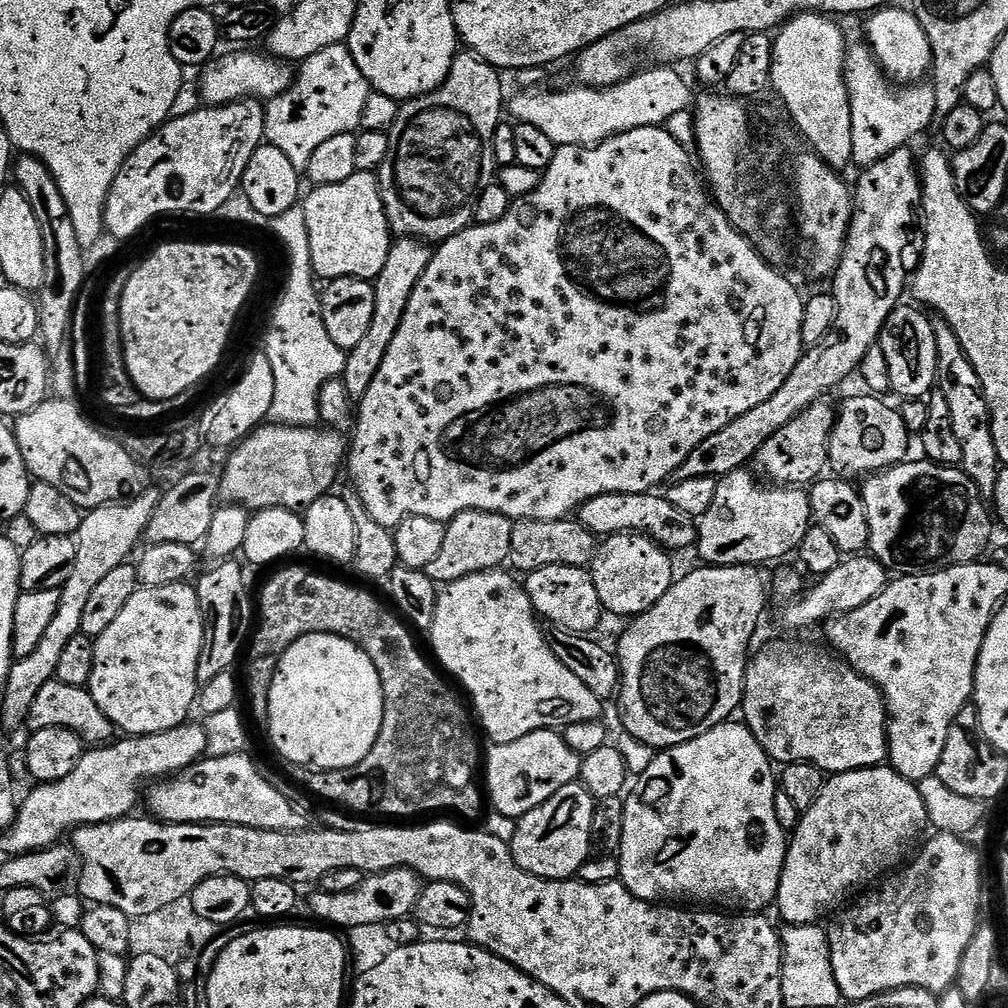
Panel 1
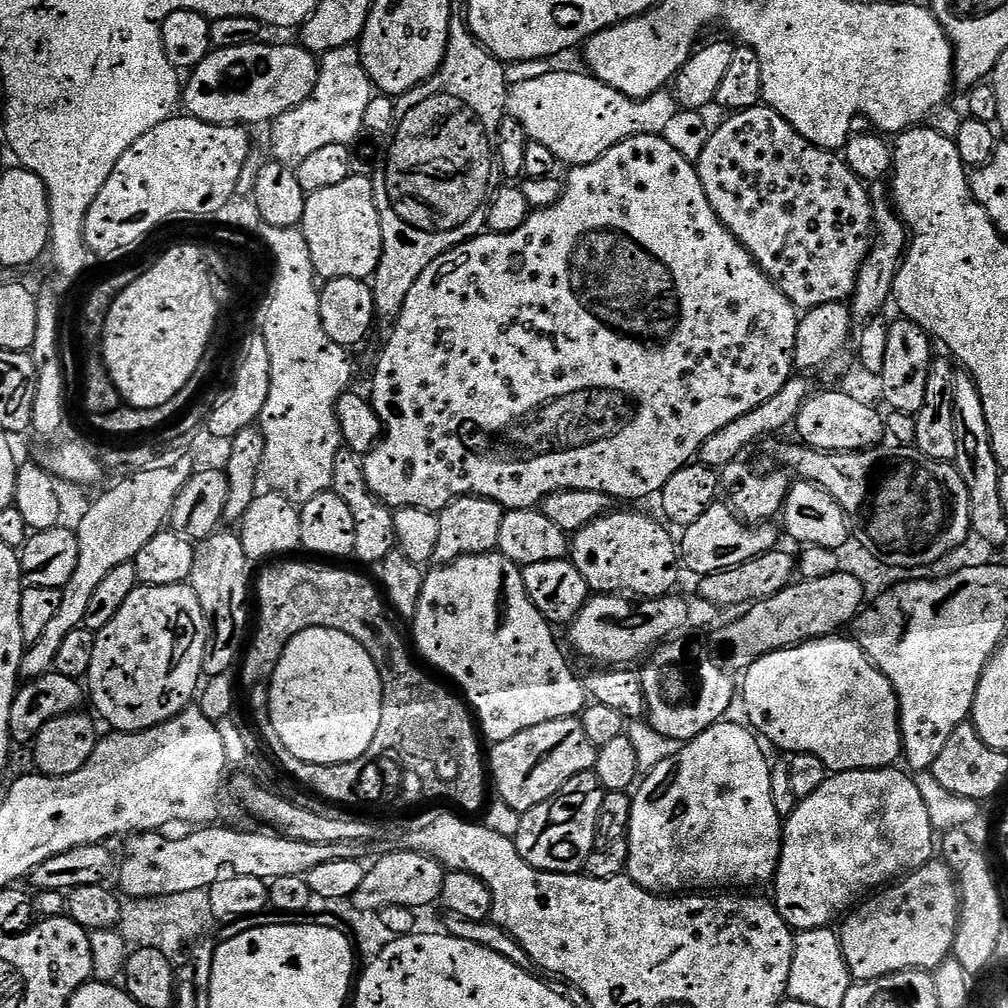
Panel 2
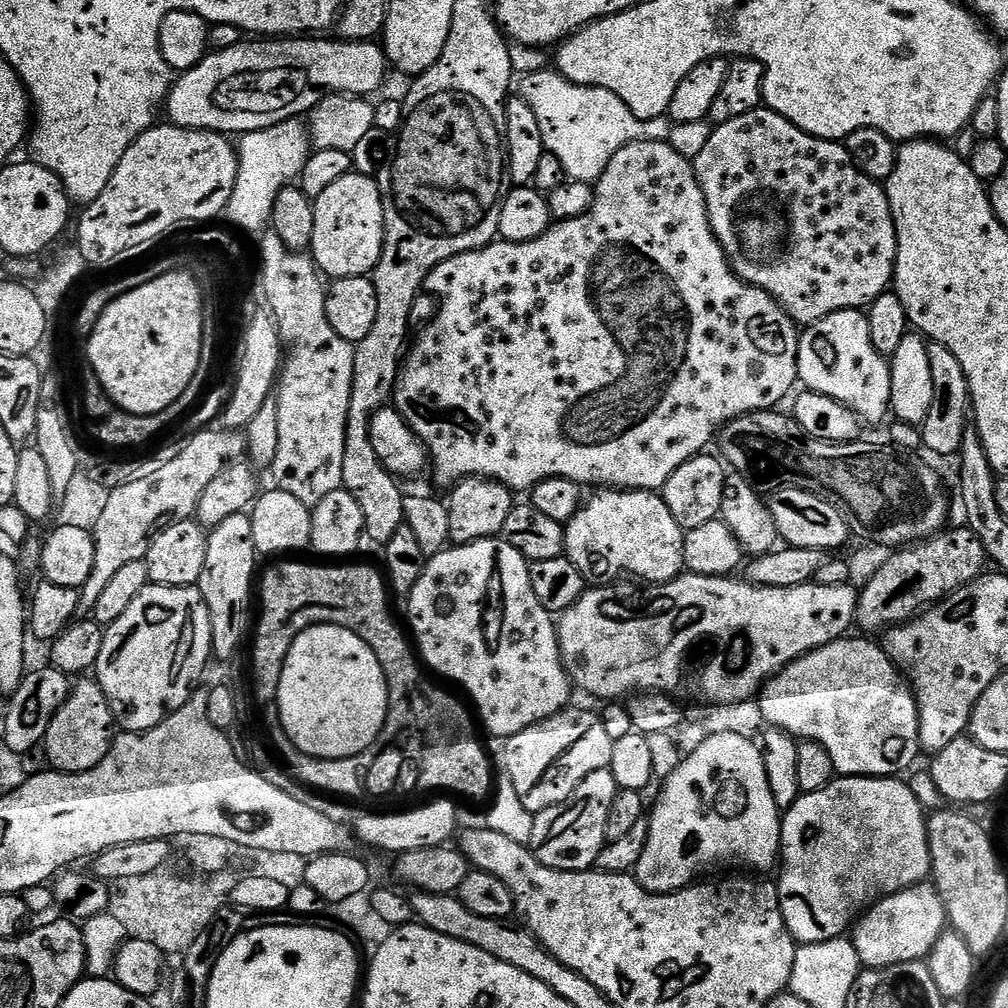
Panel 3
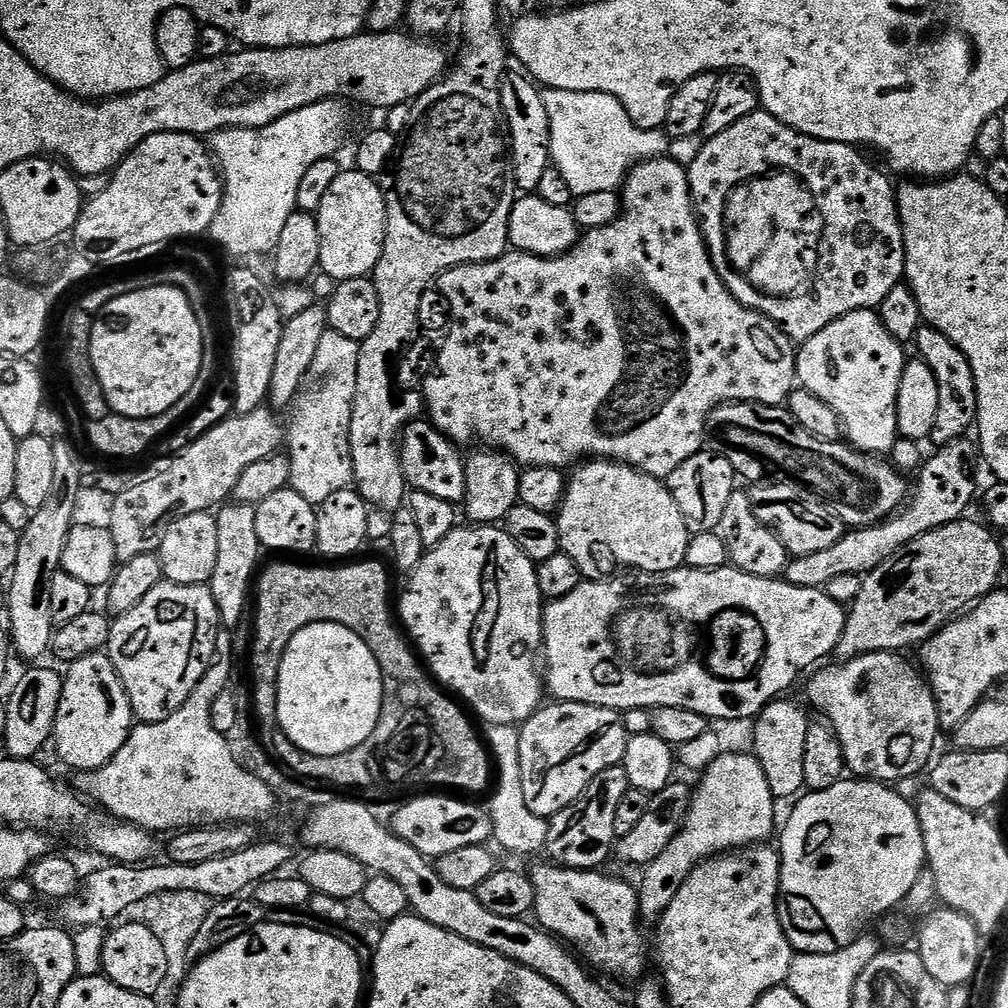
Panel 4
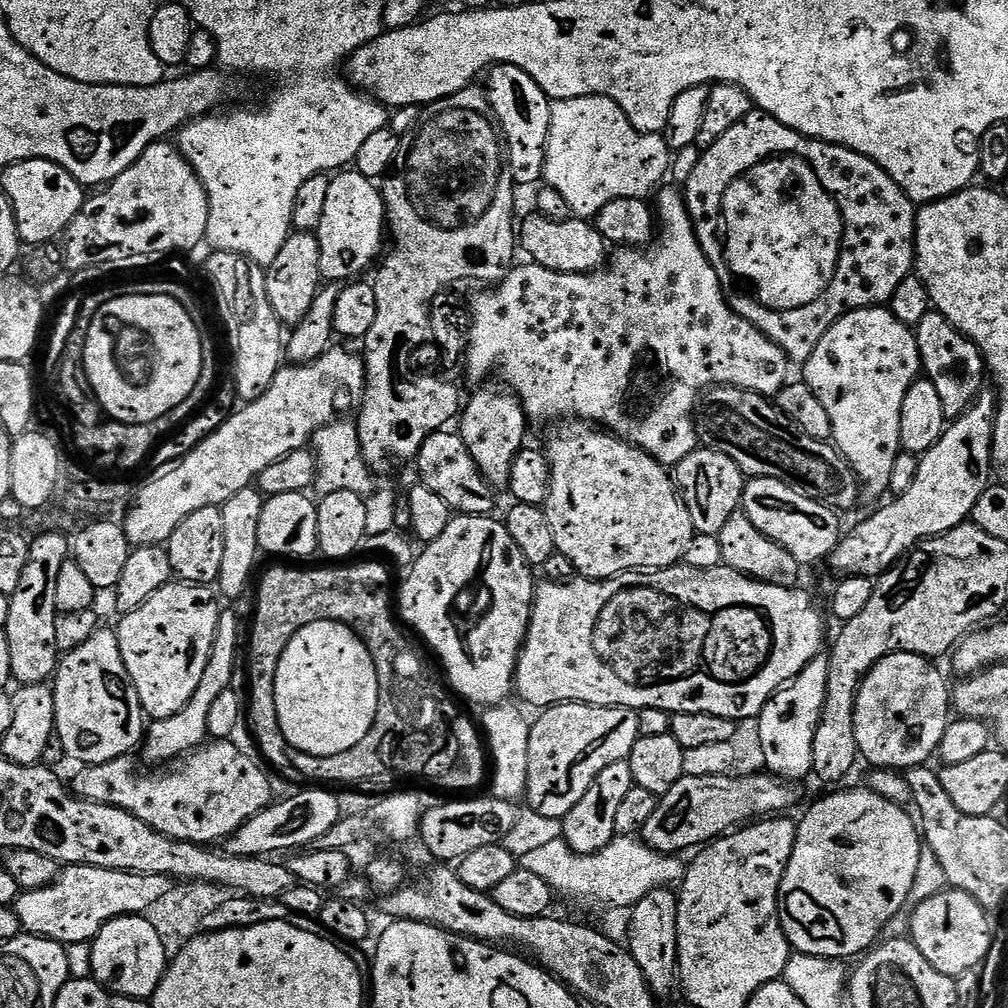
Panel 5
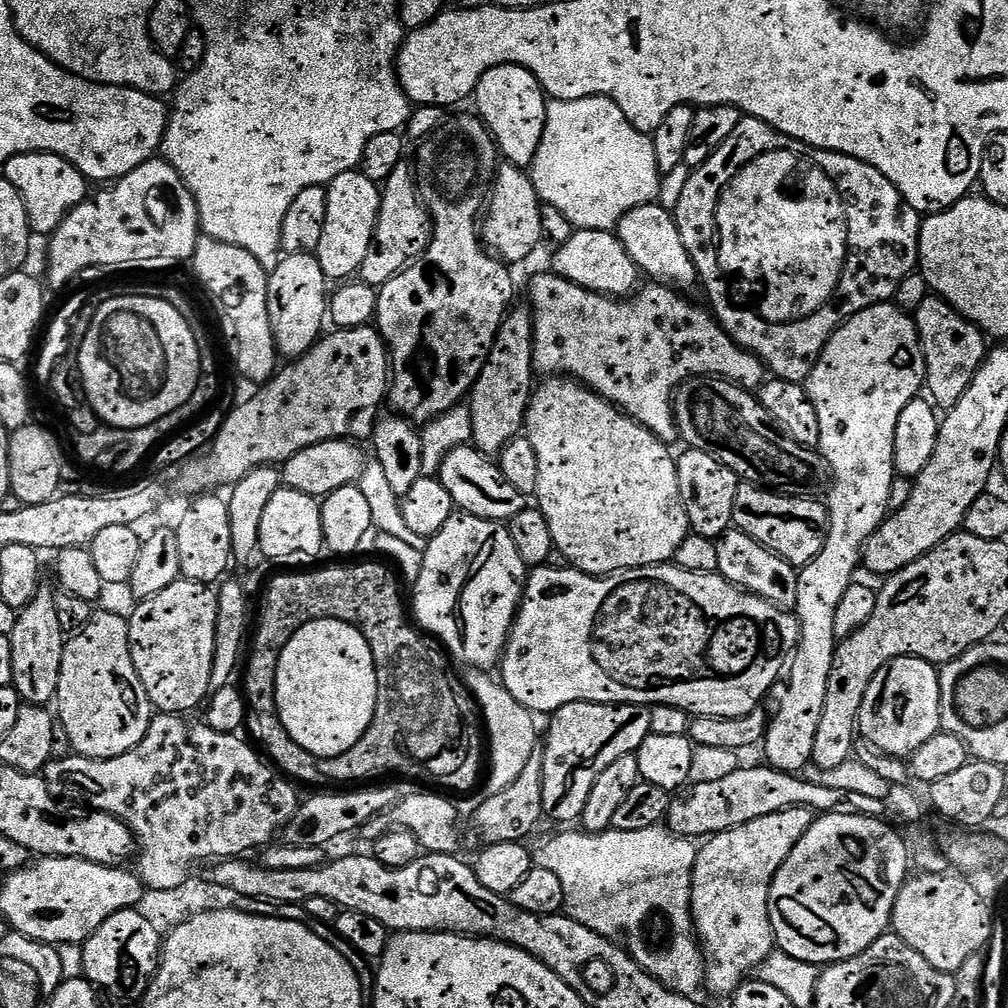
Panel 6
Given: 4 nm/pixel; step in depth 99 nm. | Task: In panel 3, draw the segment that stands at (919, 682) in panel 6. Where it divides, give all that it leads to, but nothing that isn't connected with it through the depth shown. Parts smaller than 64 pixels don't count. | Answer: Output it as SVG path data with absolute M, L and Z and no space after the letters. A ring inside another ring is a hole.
M843 636L832 643L828 643L818 650L810 651L804 656L800 656L790 663L778 675L772 676L758 694L757 703L761 709L765 723L773 729L784 731L798 740L816 741L826 750L830 756L832 769L841 777L845 776L878 776L890 778L900 774L906 769L920 754L920 731L918 730L917 702L913 698L912 687L904 678L903 673L893 663L883 650L883 647L876 641L870 642L867 637L850 638Z

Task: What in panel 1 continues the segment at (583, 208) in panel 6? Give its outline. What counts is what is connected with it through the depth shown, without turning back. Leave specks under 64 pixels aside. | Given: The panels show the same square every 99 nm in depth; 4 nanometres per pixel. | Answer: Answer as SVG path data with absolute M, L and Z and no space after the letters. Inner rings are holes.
M656 66L653 72L637 71L635 76L609 88L571 86L561 92L524 92L511 97L511 119L542 130L557 146L590 148L626 130L659 128L674 114L689 110L694 104L694 91L684 76L672 66Z

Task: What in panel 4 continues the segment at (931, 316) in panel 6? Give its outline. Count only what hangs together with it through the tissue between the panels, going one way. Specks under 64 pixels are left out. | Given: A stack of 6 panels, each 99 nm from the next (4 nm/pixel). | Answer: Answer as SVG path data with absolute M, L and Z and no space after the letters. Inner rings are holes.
M921 326L916 332L914 347L917 348L919 359L926 362L926 366L930 366L934 378L938 381L938 411L934 418L934 430L932 431L930 440L933 445L943 446L954 442L955 440L963 440L973 431L976 415L978 414L978 390L974 386L974 372L970 370L970 362L966 362L966 354L962 354L962 350L958 350L958 346L954 346L954 342L950 342L950 338L946 338L946 334L942 334L942 330Z

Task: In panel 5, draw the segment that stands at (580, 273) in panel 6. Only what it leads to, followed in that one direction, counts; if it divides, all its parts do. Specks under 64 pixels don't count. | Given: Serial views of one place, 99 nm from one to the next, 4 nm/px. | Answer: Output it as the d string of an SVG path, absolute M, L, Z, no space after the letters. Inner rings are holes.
M539 214L531 215L518 224L518 244L528 251L527 259L531 263L555 272L595 272L605 263L605 238L587 219L551 220Z

